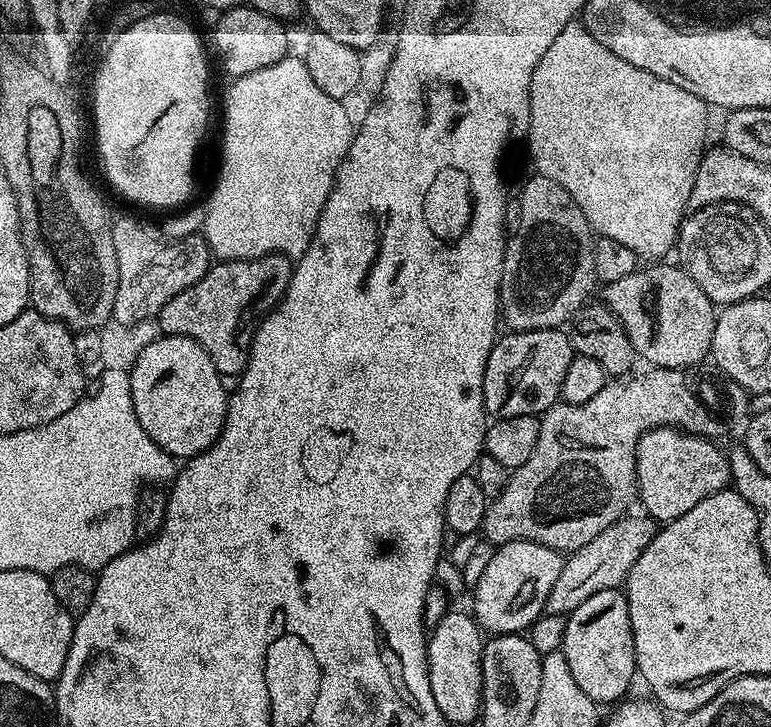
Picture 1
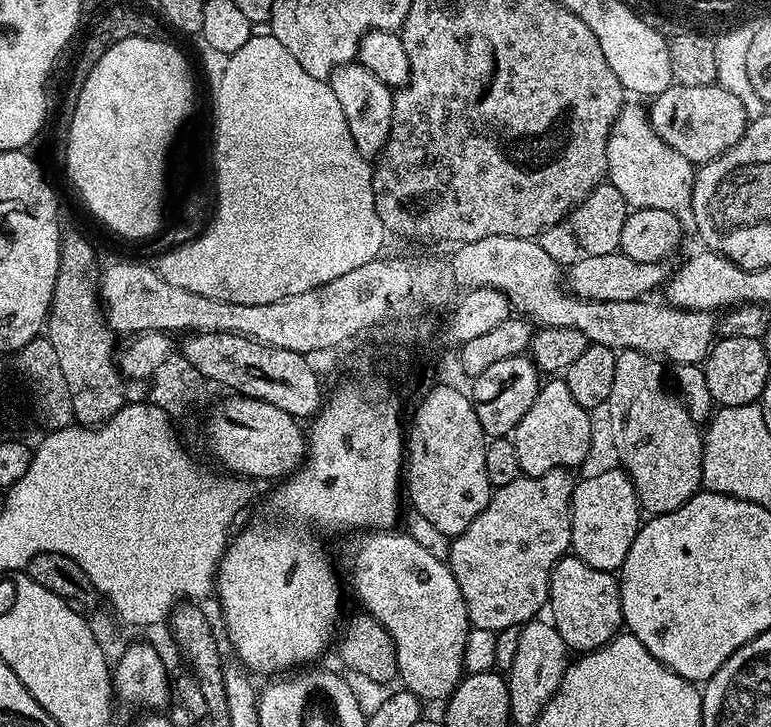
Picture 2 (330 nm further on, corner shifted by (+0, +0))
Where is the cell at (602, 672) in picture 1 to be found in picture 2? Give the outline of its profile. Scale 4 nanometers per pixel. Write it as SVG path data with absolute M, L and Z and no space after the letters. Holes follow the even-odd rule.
M566 554L552 570L552 581L548 587L551 623L555 624L562 642L576 654L592 652L610 643L621 631L624 623L620 582L613 573L594 570L586 566L575 554Z

